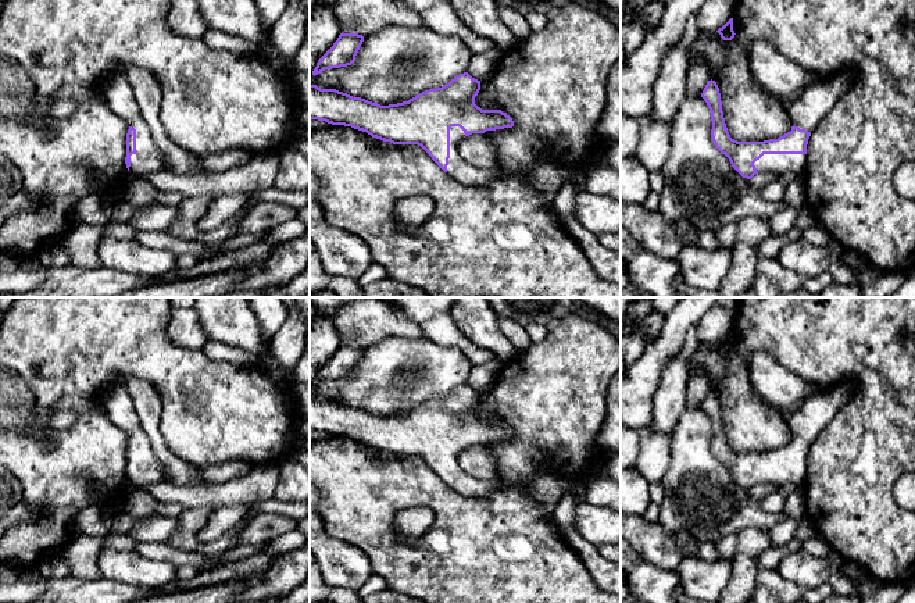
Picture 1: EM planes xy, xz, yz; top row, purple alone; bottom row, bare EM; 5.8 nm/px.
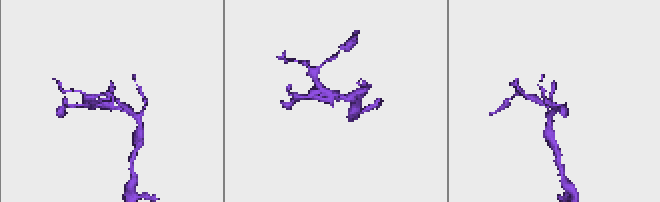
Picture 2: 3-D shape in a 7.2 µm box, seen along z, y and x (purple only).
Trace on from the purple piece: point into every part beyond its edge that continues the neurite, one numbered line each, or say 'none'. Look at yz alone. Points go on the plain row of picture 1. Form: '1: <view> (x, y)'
1: yz (778, 475)

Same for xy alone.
1: xy (115, 402)

